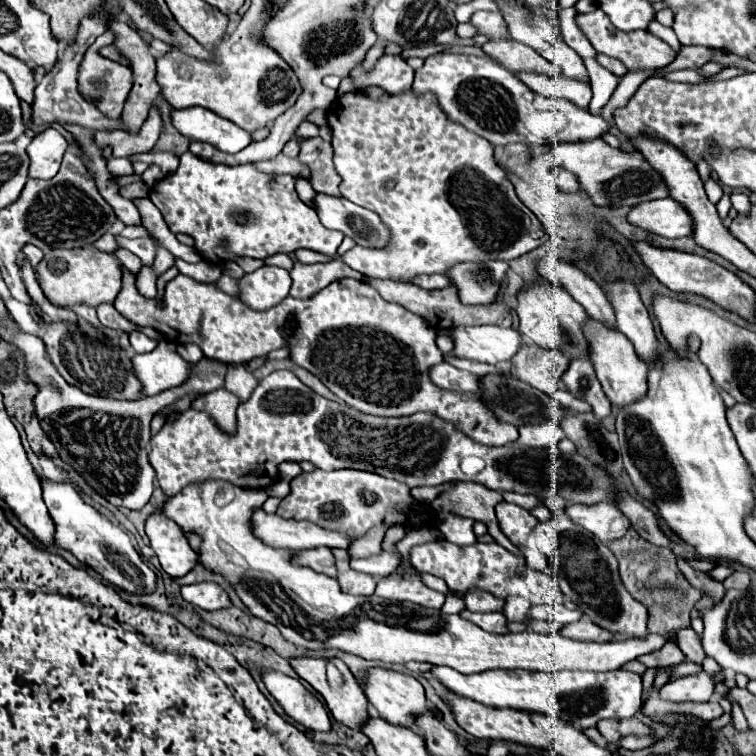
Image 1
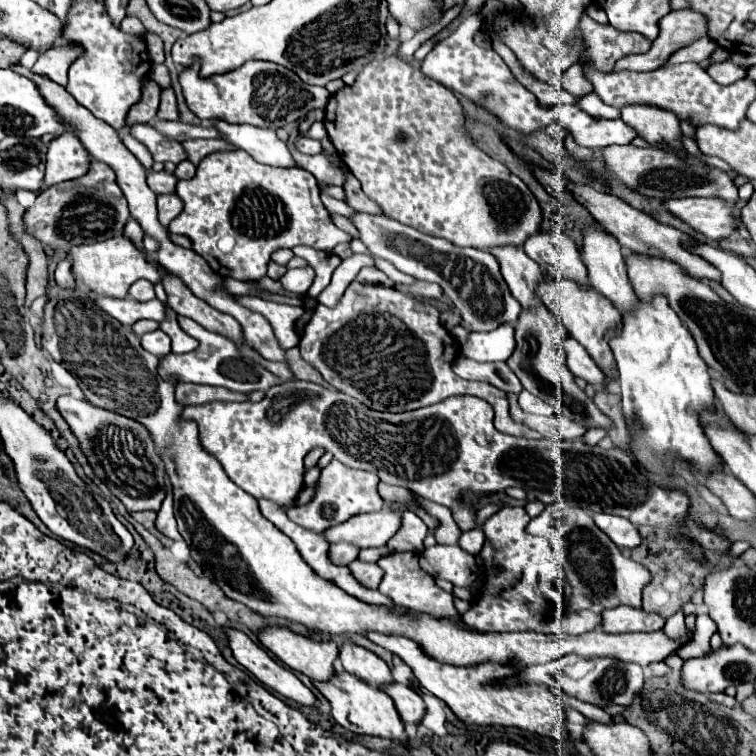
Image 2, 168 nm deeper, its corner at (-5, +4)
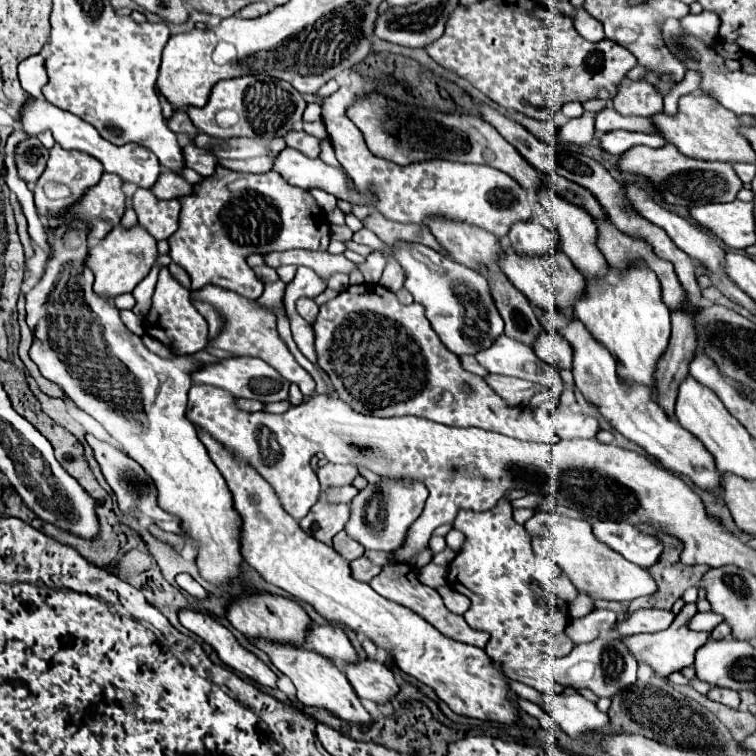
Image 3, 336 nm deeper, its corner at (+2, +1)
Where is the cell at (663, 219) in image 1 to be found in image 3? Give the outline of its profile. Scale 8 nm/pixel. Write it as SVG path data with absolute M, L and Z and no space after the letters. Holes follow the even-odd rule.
M709 203L689 209L691 217L713 235L717 235L731 249L745 249L755 243L753 203Z

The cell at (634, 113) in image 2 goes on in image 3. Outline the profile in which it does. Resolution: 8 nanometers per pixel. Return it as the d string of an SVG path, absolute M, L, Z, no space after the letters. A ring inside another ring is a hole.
M625 79L613 97L613 107L623 117L651 117L663 111L663 97L655 91L651 81Z

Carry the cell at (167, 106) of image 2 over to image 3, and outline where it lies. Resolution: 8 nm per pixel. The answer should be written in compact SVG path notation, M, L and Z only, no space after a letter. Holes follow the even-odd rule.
M175 109L173 115L169 119L165 119L167 127L173 131L173 133L187 133L187 135L197 135L197 127L191 123L191 119L187 117L187 113L183 109Z

